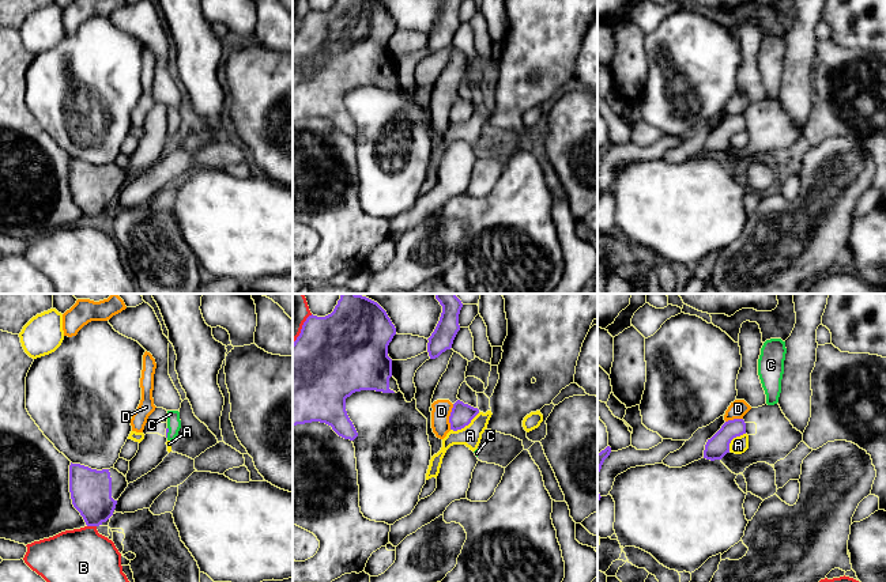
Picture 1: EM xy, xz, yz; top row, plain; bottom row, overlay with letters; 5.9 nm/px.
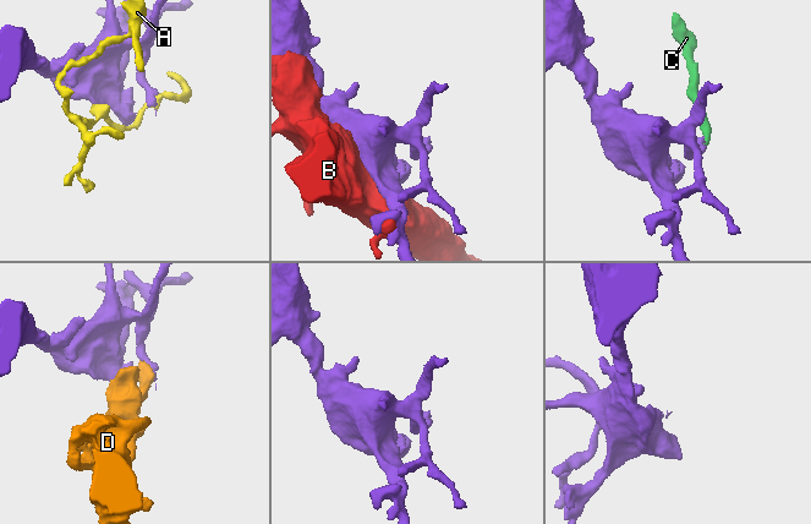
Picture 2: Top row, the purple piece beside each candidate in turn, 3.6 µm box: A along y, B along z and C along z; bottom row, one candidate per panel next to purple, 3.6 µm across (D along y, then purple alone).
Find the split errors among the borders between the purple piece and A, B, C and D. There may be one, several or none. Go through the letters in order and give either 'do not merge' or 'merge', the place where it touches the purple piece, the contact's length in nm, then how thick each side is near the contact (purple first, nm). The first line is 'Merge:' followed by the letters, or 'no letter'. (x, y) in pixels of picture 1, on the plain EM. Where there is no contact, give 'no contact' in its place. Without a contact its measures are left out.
Merge: C
A: do not merge; contact xz (464, 121); length 200 nm; calibres 130 and 120 nm
B: do not merge; contact xy (91, 220); length 60 nm; calibres 240 and 440 nm
C: merge; contact xy (168, 127); length 60 nm; calibres 20 and 80 nm
D: do not merge; contact xz (449, 112); length 150 nm; calibres 130 and 110 nm

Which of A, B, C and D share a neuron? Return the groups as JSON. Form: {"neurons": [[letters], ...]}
{"neurons": [["A"], ["B"], ["C"], ["D"]]}

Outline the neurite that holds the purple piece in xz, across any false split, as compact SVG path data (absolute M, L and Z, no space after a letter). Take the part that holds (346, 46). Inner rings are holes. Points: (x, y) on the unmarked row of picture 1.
M336 0L325 12L309 11L293 38L293 121L320 117L331 121L339 132L354 136L358 128L347 110L346 94L361 86L400 87L388 52L395 30L396 23L380 0Z

